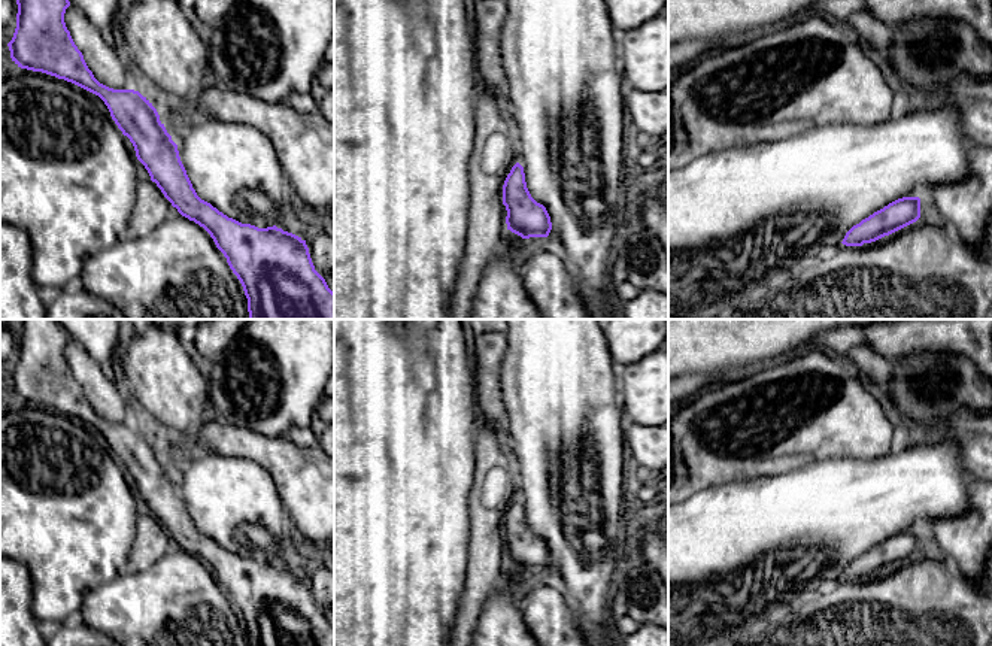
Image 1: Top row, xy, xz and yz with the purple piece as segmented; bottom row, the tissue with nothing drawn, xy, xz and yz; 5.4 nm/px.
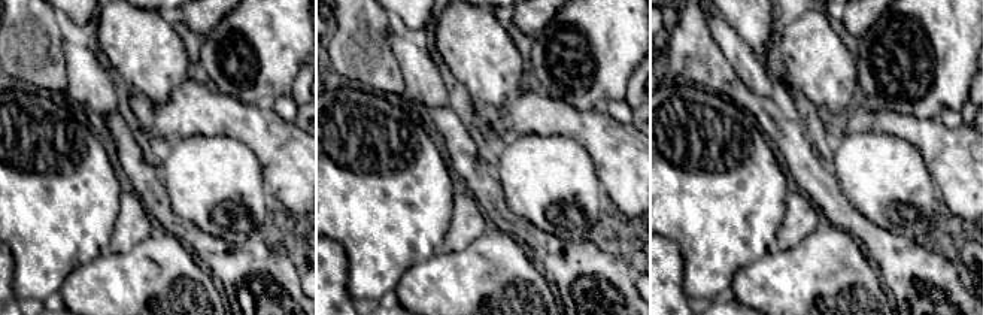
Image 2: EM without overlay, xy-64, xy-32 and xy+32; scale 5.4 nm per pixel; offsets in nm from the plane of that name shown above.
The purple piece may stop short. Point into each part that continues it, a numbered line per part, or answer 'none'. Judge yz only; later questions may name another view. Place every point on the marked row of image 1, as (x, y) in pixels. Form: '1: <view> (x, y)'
none

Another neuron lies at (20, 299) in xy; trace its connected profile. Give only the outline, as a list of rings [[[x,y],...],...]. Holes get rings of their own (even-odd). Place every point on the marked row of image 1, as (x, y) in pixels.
[[[0,222],[0,319],[45,319],[45,304],[33,276],[33,248],[27,231]]]

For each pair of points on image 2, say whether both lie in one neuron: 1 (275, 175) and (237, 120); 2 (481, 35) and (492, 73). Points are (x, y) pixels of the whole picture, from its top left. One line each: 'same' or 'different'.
1: same
2: same

